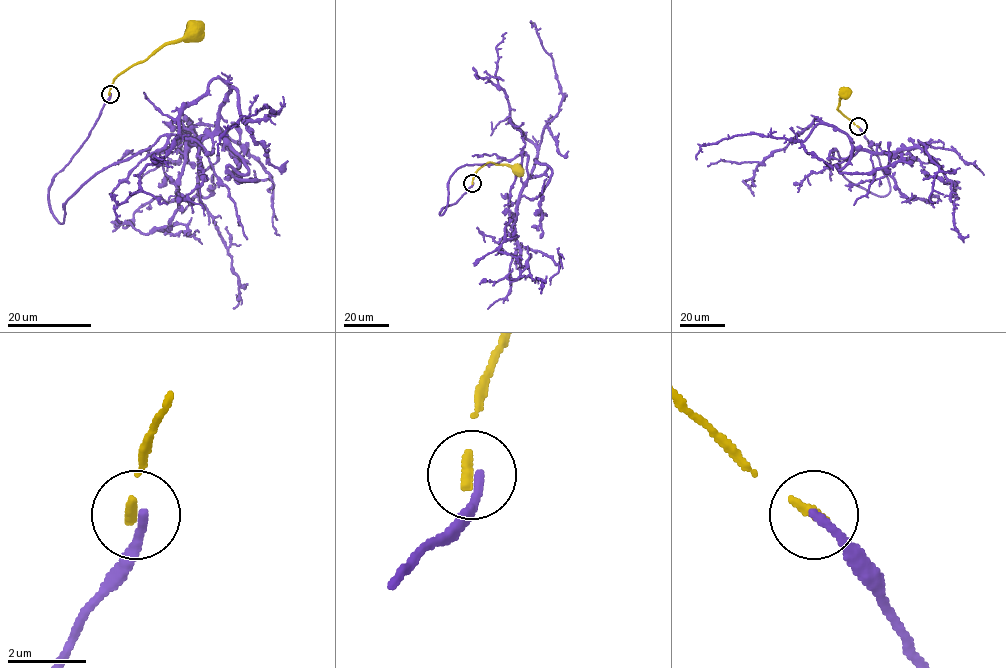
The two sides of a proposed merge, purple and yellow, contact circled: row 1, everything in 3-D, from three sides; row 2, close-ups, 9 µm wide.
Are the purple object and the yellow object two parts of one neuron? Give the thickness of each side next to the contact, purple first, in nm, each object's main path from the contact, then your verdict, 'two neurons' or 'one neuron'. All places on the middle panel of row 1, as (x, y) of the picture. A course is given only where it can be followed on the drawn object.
240 nm thick on the purple side, 240 nm on the other; purple runs (473, 183), (439, 214), (448, 180), (466, 165), (527, 154), (528, 178), (558, 111), (552, 57), (531, 21); yellow runs (472, 183), (474, 174), (488, 162), (519, 169); two neurons

